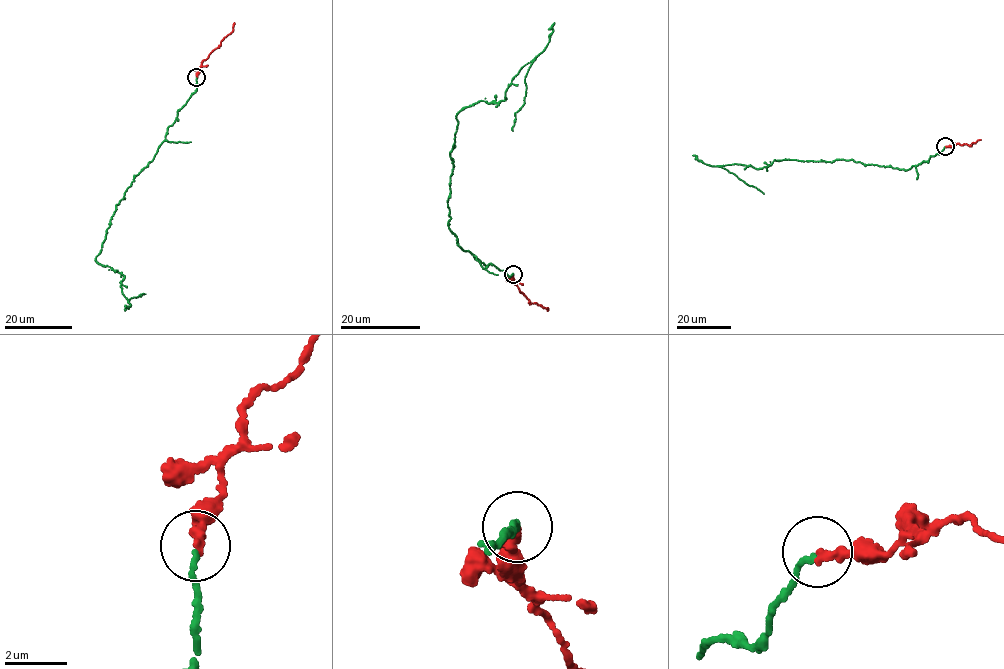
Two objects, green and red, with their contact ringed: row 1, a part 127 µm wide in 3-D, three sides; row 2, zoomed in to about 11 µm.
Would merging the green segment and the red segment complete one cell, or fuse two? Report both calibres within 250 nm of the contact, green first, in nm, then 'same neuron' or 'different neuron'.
180 nm thick on the green side, 320 nm on the other; same neuron

